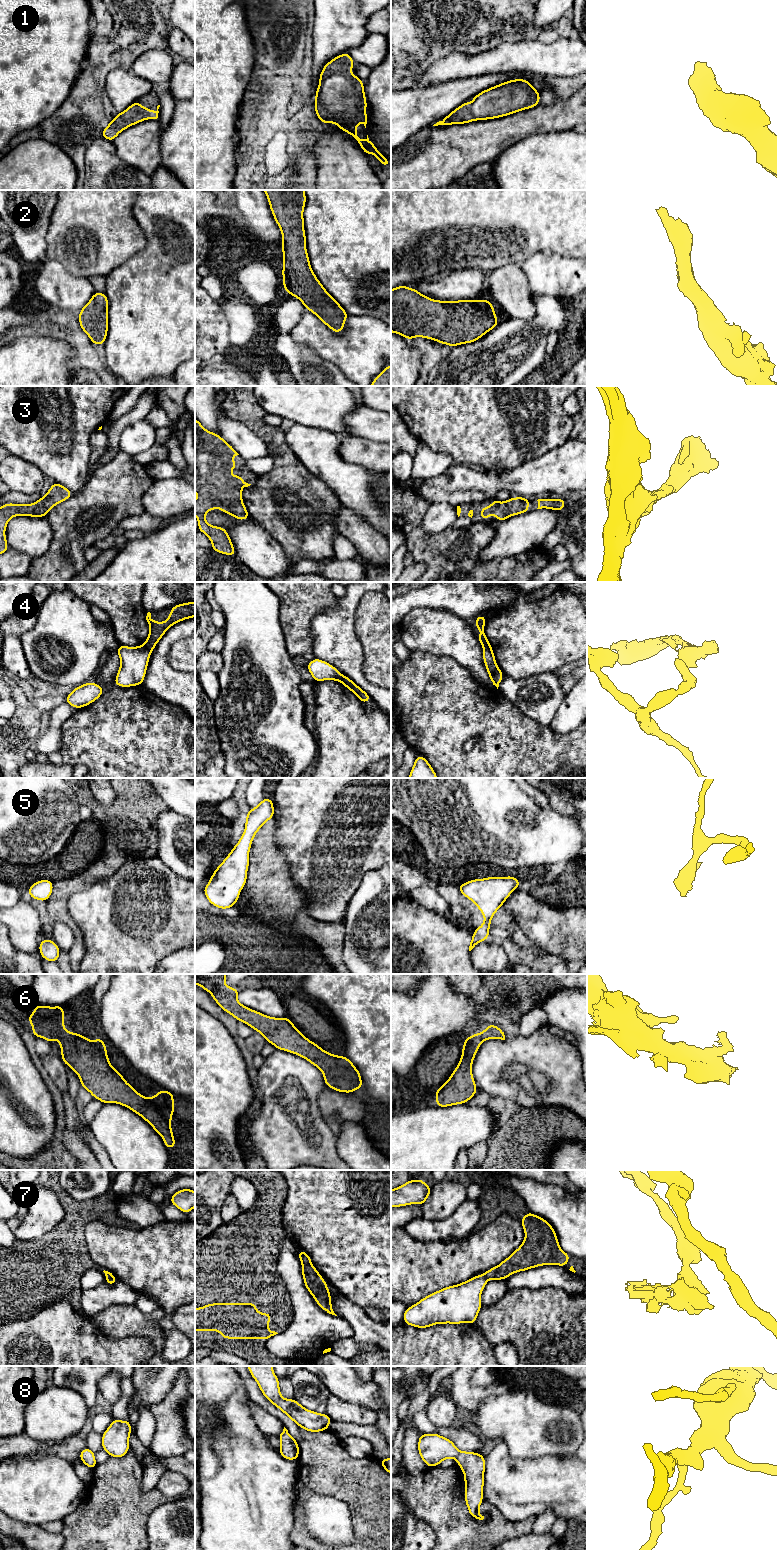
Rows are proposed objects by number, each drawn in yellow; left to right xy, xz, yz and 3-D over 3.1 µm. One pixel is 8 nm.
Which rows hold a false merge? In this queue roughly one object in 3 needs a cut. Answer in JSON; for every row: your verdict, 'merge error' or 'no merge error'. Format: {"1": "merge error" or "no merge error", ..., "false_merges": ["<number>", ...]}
{"1": "no merge error", "2": "no merge error", "3": "no merge error", "4": "merge error", "5": "no merge error", "6": "no merge error", "7": "merge error", "8": "no merge error", "false_merges": ["4", "7"]}

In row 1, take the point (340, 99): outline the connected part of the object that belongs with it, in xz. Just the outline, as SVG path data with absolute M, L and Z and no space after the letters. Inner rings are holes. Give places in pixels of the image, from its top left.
M343 53L339 56L336 56L331 61L329 61L325 66L323 67L320 76L319 76L319 85L315 94L315 112L317 117L320 119L320 121L323 124L328 123L334 123L337 124L340 128L340 130L349 133L352 135L353 139L358 142L360 147L363 149L364 153L366 155L372 153L377 160L382 164L382 166L389 166L391 163L388 161L388 159L383 156L376 146L369 140L368 135L366 140L361 140L356 132L356 126L360 123L363 123L365 128L368 121L367 113L364 111L367 110L367 101L365 97L364 92L364 82L362 82L354 73L351 74L350 70L354 67L354 60L349 55L349 53Z

